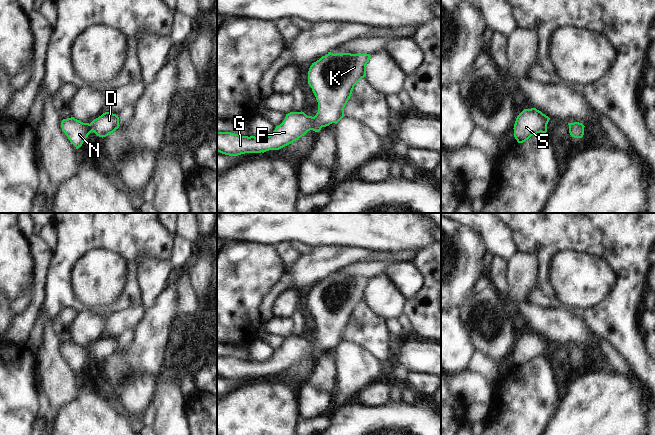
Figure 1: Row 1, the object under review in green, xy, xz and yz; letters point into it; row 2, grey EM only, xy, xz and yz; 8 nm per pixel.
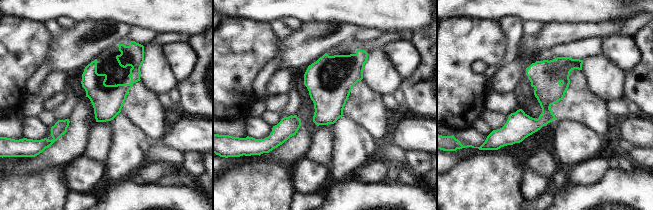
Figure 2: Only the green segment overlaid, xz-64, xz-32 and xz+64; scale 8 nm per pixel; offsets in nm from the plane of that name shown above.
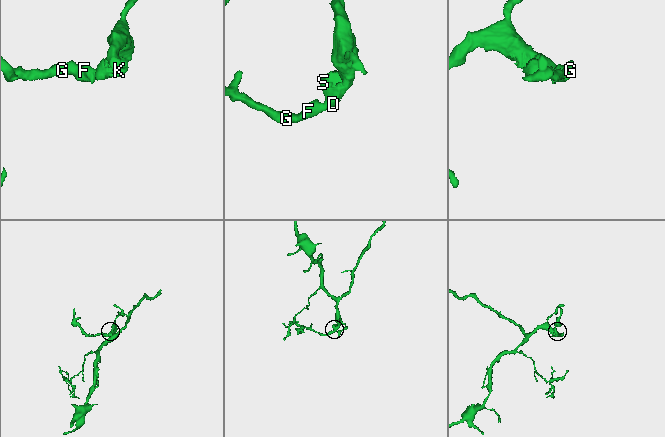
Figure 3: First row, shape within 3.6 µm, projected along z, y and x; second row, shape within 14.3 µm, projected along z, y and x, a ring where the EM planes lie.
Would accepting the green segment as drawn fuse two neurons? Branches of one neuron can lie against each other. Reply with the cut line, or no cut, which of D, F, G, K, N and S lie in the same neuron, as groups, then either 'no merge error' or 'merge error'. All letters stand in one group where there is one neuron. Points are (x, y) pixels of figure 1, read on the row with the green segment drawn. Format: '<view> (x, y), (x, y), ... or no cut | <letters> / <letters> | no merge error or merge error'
no cut | D F G K N S | no merge error

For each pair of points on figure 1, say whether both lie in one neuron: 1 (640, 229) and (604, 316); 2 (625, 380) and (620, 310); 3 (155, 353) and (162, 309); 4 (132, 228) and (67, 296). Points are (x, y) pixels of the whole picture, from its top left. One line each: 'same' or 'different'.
1: same
2: different
3: same
4: same

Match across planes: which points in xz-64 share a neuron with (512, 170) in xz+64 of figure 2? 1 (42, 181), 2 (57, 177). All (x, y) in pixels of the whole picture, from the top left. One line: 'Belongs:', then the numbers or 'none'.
Belongs: 1, 2

